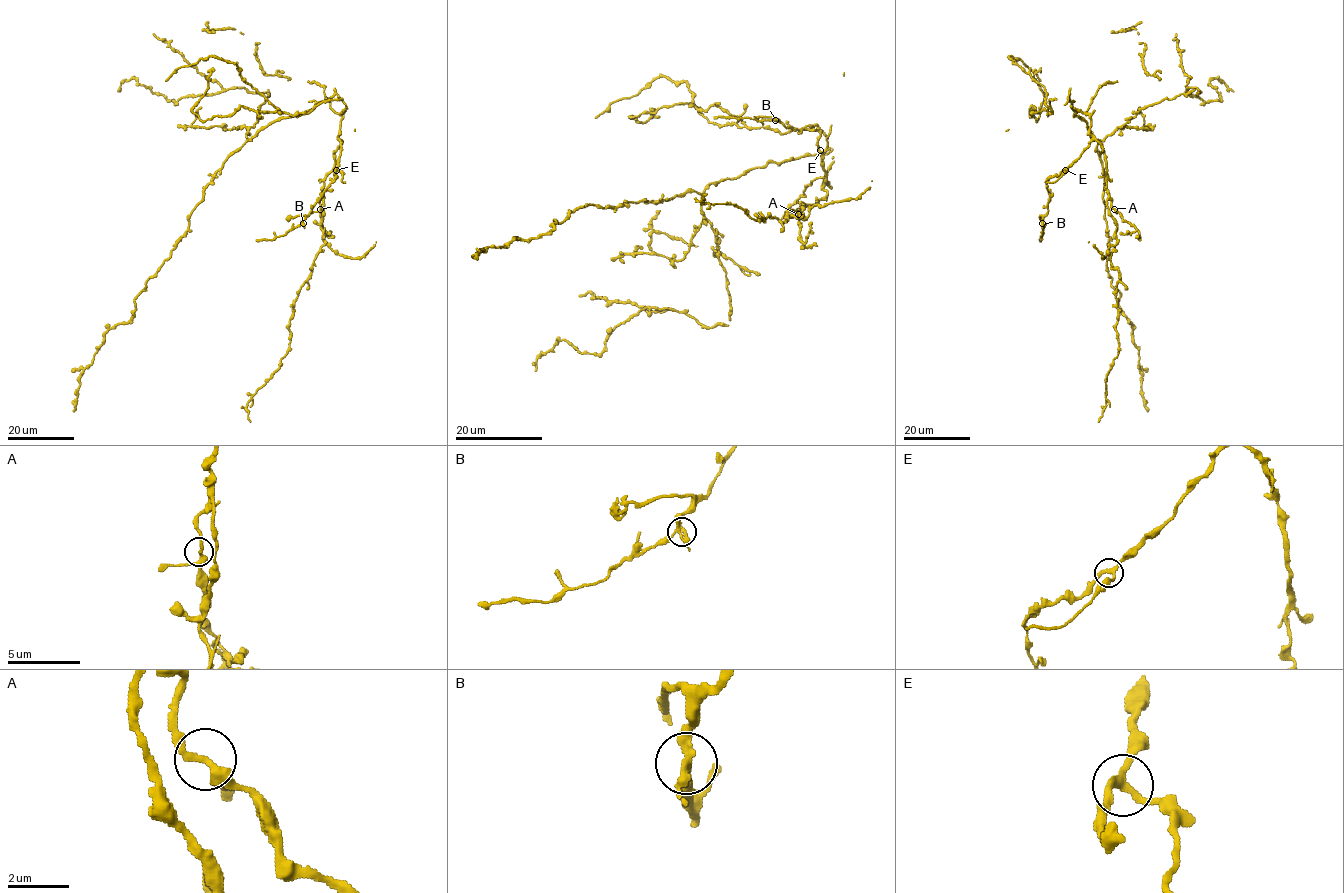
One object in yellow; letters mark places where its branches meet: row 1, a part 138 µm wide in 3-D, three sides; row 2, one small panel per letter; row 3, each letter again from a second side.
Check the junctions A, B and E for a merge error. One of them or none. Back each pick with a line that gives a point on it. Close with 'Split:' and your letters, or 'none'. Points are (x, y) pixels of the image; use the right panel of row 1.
B: (1042, 223)
Split: B

